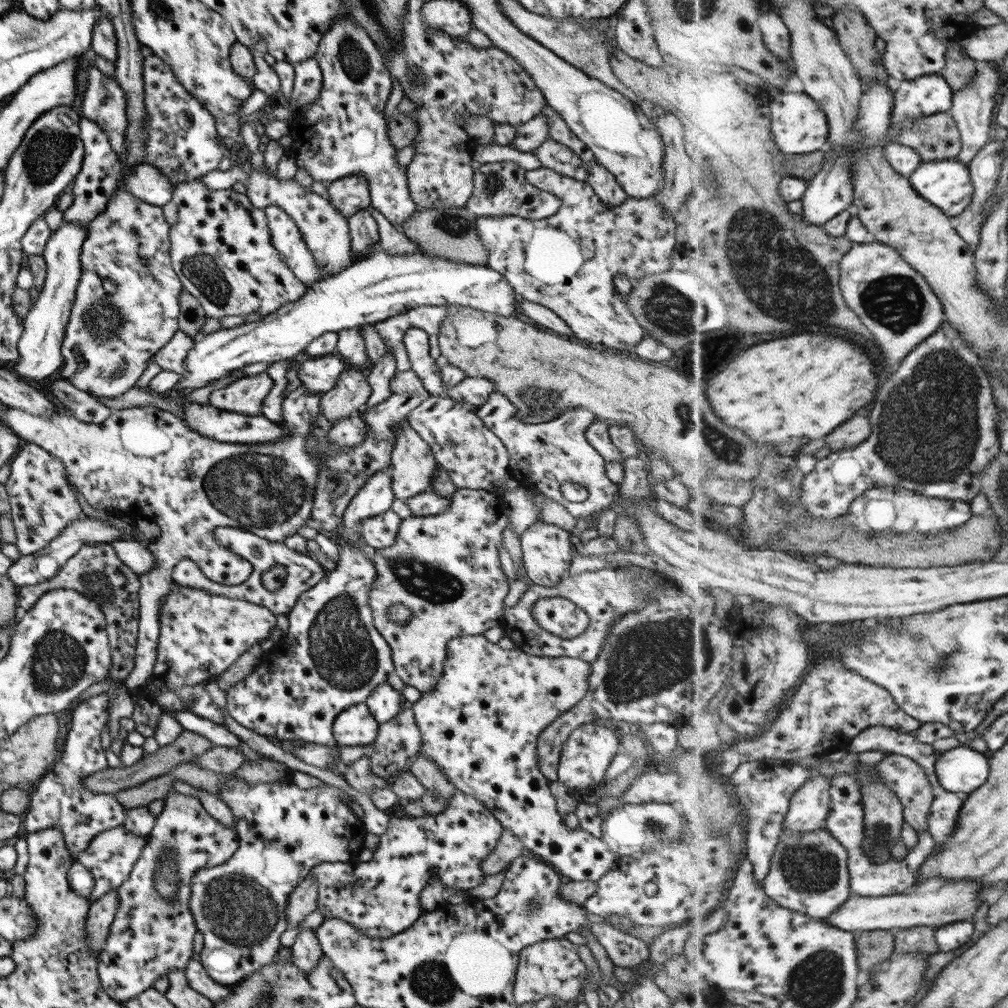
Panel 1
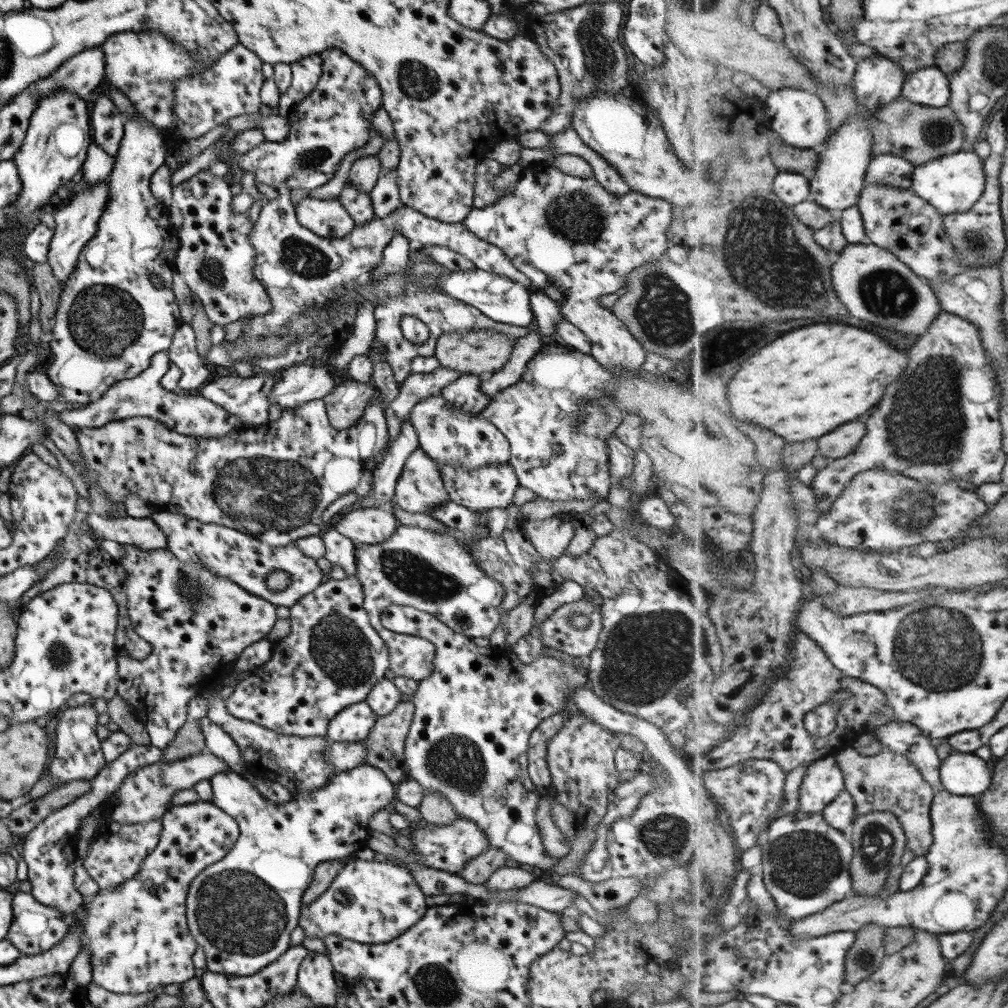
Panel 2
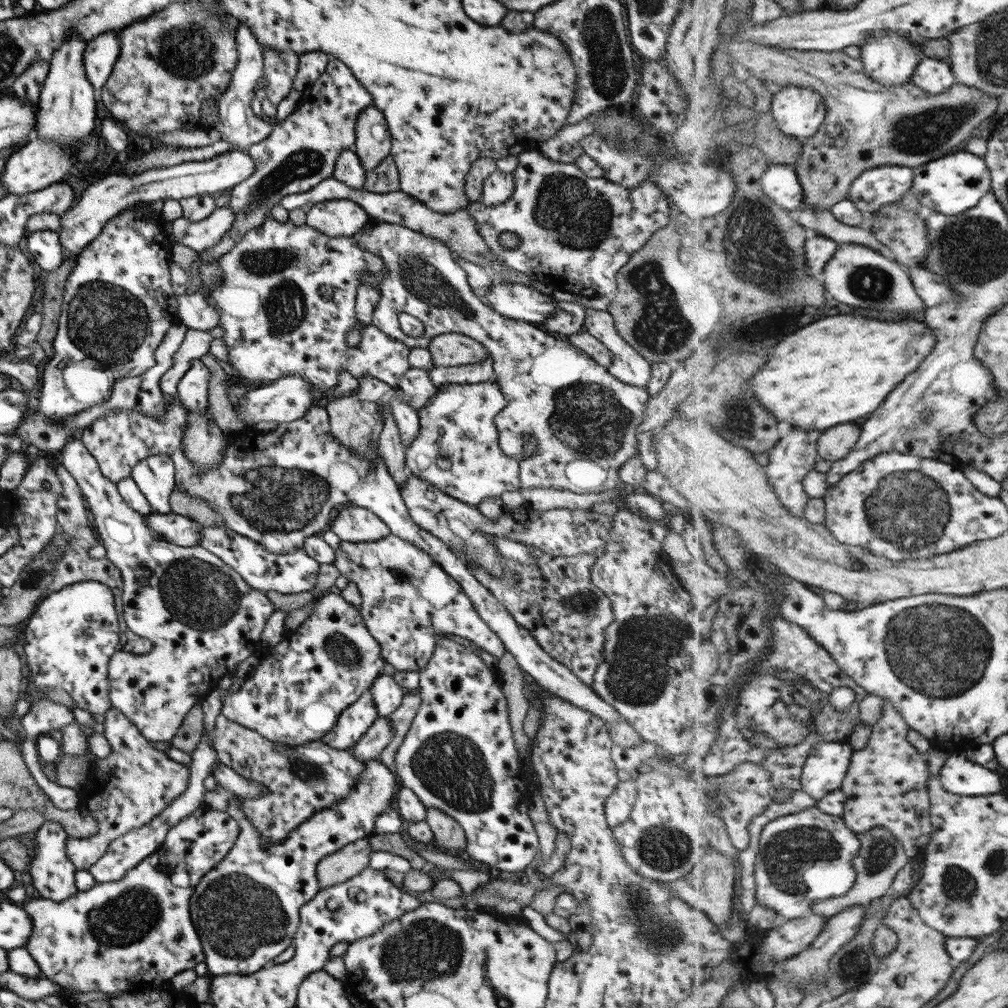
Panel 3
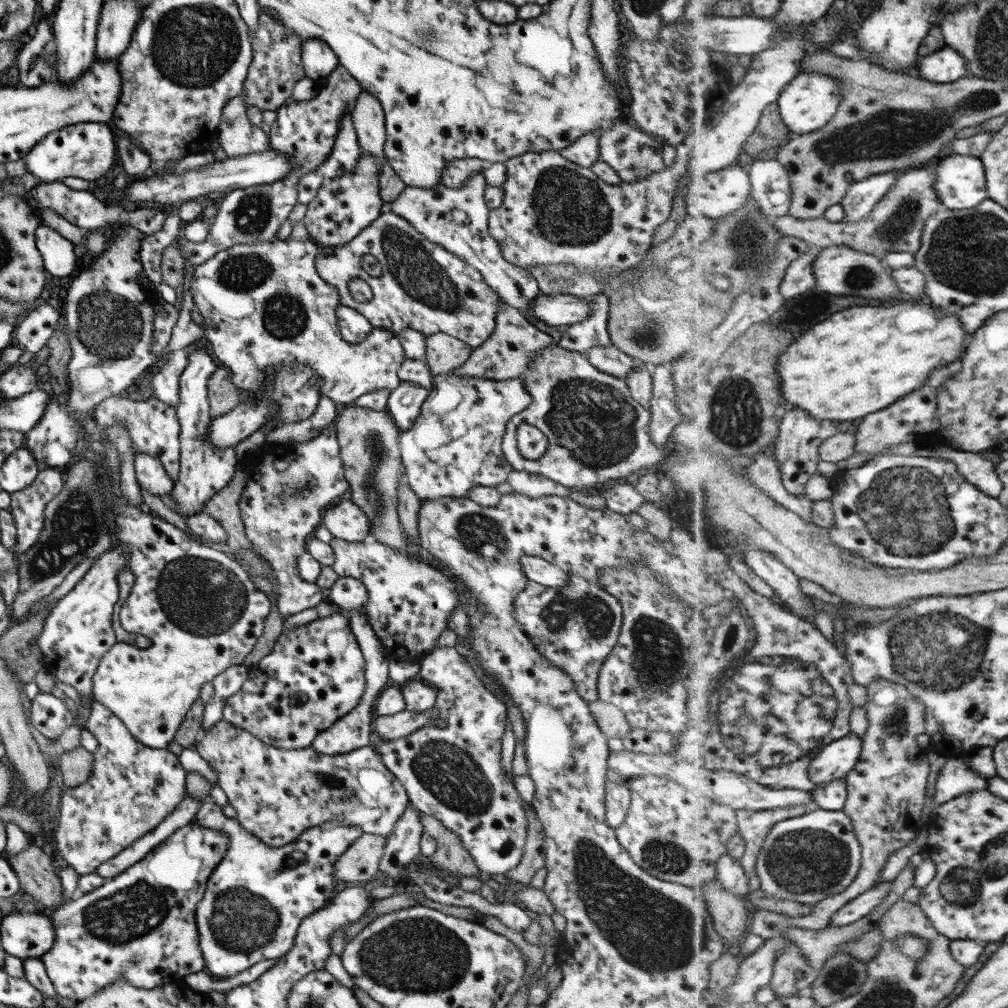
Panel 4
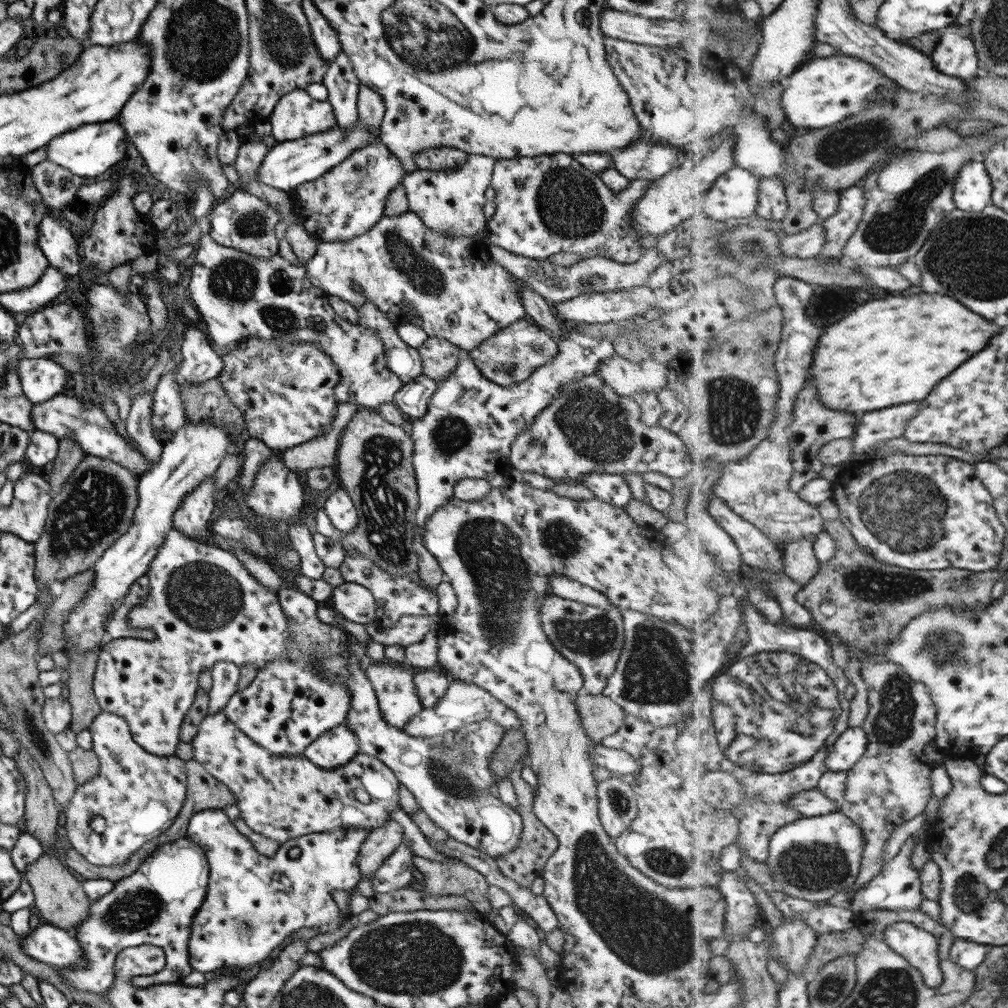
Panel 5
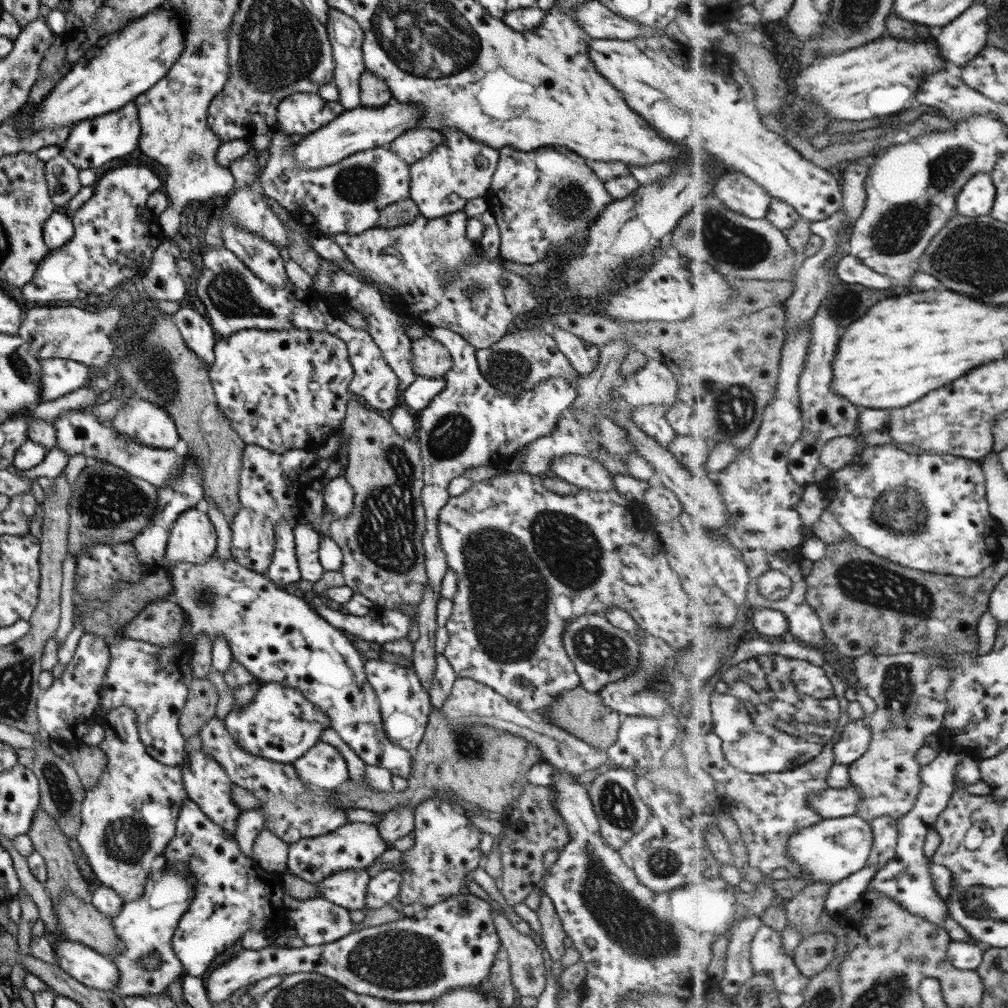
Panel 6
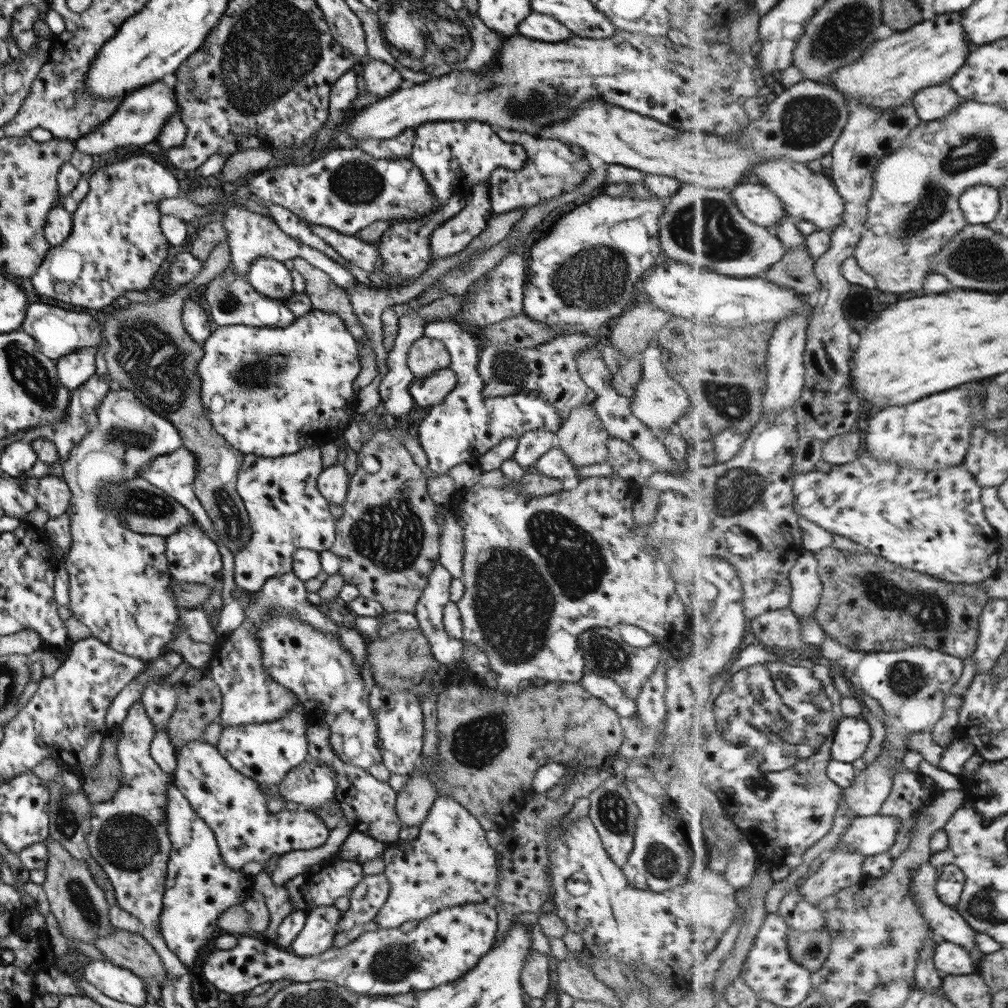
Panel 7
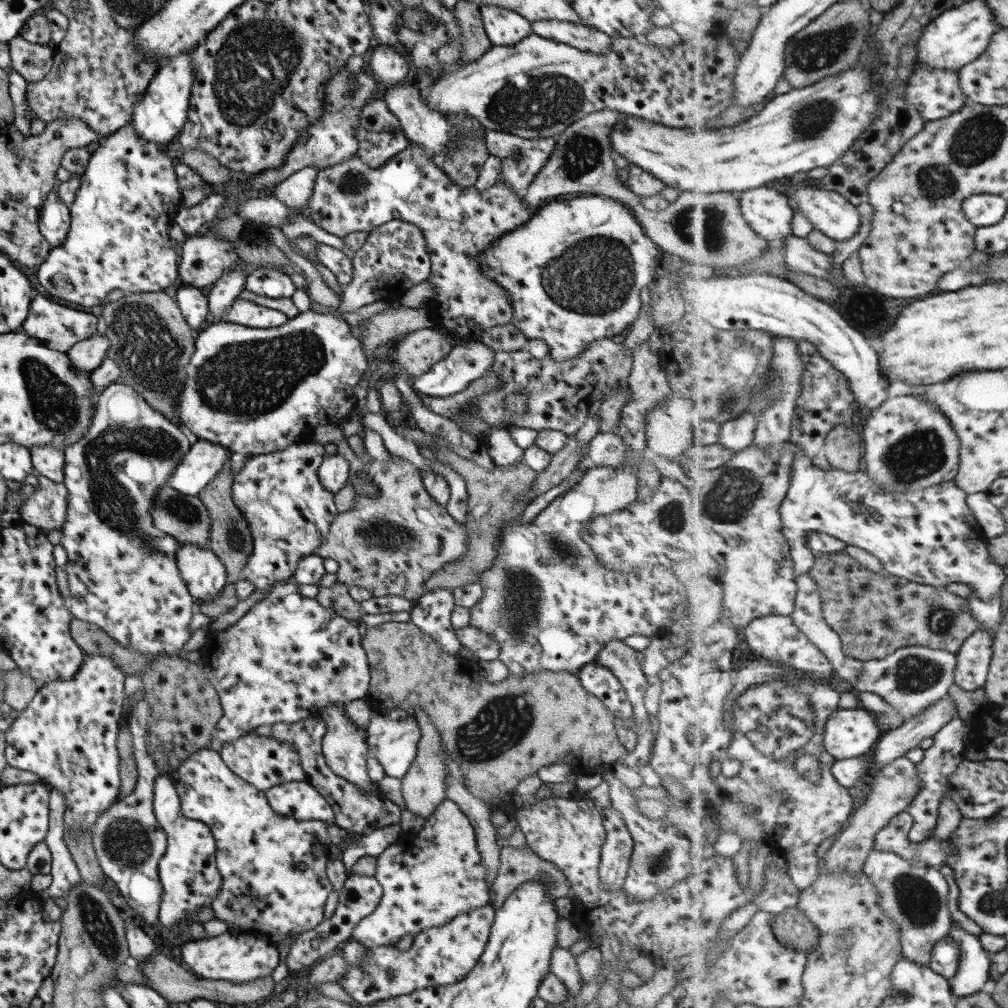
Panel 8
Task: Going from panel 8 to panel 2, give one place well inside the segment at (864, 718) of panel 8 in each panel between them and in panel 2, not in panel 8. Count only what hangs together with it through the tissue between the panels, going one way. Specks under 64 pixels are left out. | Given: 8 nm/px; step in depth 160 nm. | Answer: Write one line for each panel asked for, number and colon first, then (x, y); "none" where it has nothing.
2: (824, 782)
3: (829, 763)
4: (836, 760)
5: (852, 745)
6: (854, 744)
7: (852, 736)

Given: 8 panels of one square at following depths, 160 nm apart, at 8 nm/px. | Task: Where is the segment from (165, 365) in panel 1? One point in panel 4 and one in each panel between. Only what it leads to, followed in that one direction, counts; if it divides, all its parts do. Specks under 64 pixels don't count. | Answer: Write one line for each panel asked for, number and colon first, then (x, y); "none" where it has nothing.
2: (182, 352)
3: (202, 443)
4: (203, 470)

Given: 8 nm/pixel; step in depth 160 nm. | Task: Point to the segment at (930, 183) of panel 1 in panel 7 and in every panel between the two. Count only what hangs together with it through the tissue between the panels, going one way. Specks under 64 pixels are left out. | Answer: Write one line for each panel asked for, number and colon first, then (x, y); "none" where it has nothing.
2: (953, 184)
3: (956, 183)
4: (961, 180)
5: (973, 192)
6: (977, 198)
7: (981, 204)

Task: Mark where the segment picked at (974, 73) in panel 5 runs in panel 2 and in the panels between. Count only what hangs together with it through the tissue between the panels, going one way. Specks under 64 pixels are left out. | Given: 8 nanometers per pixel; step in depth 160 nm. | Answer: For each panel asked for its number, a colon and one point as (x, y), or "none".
2: (930, 86)
3: (937, 76)
4: (947, 65)

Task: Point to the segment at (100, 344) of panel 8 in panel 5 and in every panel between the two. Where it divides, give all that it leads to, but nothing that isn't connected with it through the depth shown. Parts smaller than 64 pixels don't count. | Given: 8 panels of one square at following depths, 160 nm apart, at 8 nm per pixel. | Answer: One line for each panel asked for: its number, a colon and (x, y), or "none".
5: (40, 379)
6: (59, 376)
7: (72, 370)

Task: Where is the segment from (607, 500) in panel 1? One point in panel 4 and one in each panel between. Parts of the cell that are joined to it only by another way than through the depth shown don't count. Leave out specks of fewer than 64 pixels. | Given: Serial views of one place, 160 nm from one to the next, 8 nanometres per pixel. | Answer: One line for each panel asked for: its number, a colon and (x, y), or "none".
2: (556, 418)
3: (585, 421)
4: (596, 433)

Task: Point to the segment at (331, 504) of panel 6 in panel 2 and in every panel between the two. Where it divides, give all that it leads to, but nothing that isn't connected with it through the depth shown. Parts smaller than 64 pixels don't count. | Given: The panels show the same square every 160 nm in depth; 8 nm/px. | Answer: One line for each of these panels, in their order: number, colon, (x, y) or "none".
2: (369, 526)
3: (355, 524)
4: (345, 521)
5: (337, 505)

